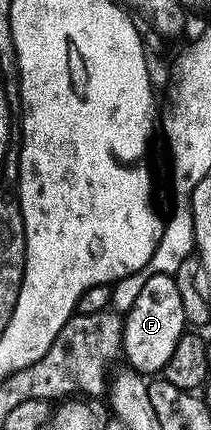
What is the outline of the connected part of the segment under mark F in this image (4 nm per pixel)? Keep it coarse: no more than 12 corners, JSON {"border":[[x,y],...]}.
{"border":[[169,274],[151,277],[123,318],[121,354],[158,375],[187,329]]}

